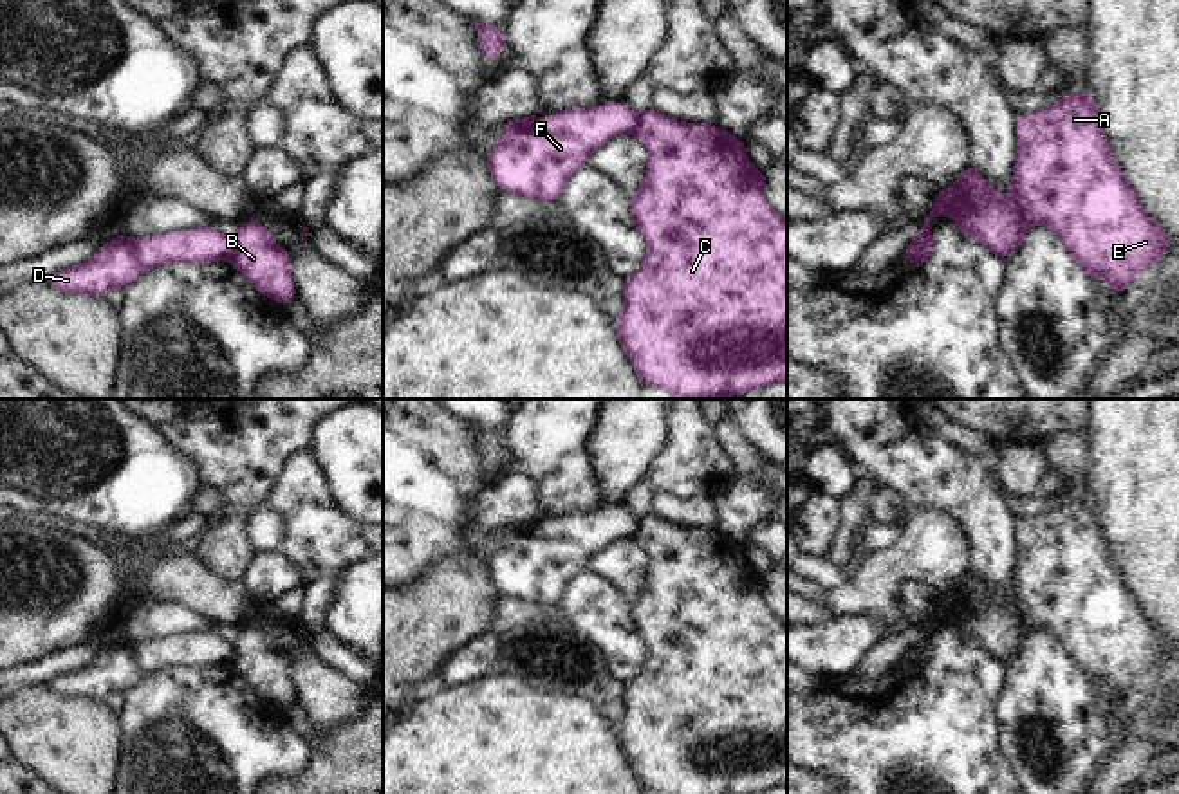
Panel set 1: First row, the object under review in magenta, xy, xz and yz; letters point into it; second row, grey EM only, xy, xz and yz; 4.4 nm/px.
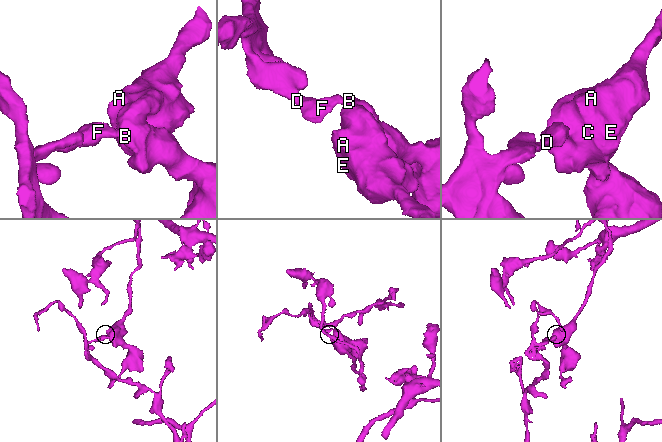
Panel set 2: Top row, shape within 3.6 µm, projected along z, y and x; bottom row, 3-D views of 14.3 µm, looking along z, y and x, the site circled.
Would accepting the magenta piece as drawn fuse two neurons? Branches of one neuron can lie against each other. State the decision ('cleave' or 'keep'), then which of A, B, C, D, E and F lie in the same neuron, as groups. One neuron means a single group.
cleave | A B C E / D F

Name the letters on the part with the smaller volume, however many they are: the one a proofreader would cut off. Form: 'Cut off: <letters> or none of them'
Cut off: D, F.

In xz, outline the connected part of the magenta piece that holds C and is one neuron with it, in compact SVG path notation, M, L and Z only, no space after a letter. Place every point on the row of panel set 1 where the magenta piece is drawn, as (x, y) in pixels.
M650 108L637 115L634 135L648 150L648 164L628 209L648 251L639 271L623 280L625 309L614 328L641 383L663 386L673 399L787 383L787 224L764 198L767 177L749 162L746 143L715 123L681 123Z

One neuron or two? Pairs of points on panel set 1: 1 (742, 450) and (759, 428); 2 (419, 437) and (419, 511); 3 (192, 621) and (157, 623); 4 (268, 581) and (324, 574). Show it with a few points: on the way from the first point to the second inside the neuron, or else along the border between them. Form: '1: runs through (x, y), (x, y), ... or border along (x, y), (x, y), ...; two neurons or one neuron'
1: border along (726, 417), (739, 428), (764, 462); two neurons
2: runs through (419, 455), (419, 493); one neuron
3: runs through (183, 621), (167, 621); one neuron
4: border along (277, 551), (295, 567), (302, 583); two neurons

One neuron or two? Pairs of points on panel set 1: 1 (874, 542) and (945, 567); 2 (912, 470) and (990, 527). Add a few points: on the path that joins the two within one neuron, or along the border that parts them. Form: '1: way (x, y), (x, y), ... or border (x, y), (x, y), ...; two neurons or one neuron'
1: border (905, 526), (905, 531), (892, 544), (867, 554); two neurons
2: way (932, 475), (970, 507); one neuron

